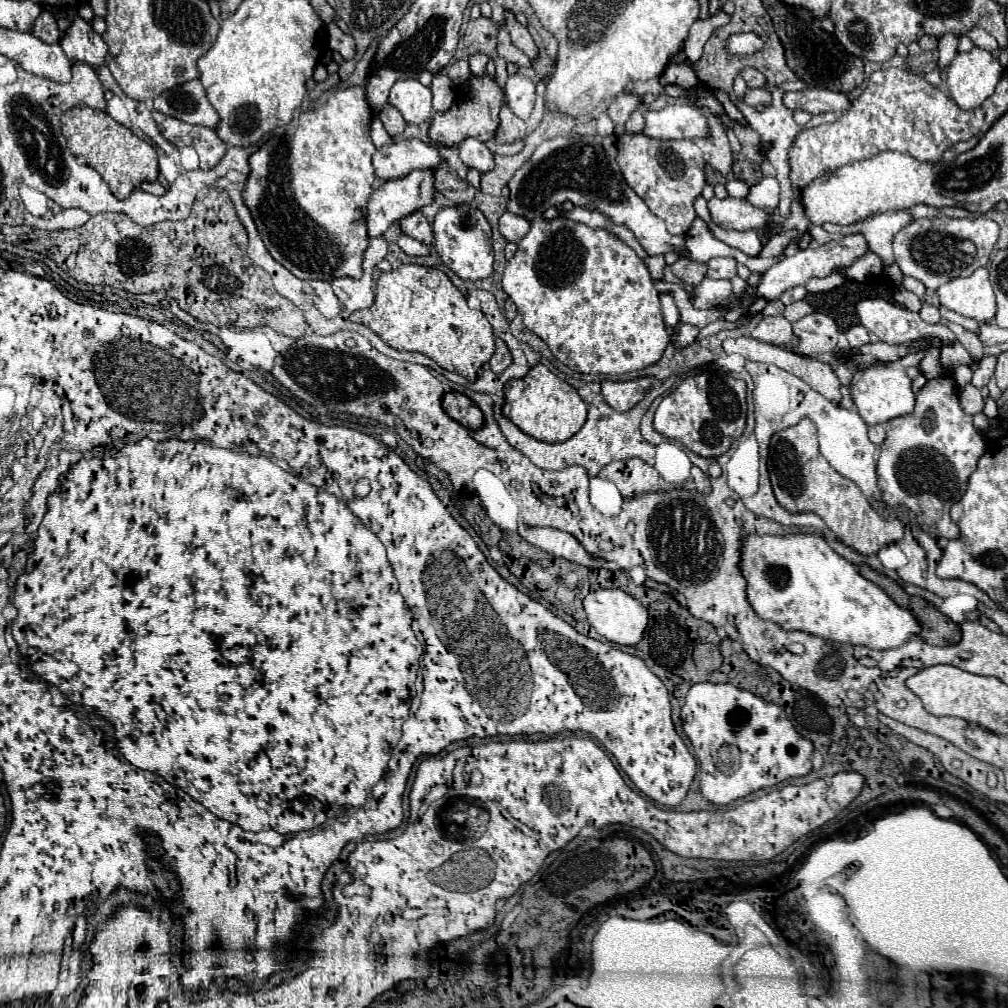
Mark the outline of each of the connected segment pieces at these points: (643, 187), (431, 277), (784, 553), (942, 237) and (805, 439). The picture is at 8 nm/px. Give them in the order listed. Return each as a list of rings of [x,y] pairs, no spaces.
[[[622,134],[616,148],[616,162],[628,186],[644,200],[652,214],[666,222],[670,234],[686,234],[696,220],[694,200],[706,184],[700,148],[692,140],[656,140],[644,134]]]
[[[404,264],[392,272],[382,272],[376,284],[374,304],[366,310],[354,312],[350,320],[368,326],[388,346],[420,352],[444,370],[462,374],[470,382],[476,380],[478,368],[494,354],[490,322],[480,310],[470,310],[466,306],[464,294],[440,268]]]
[[[748,534],[742,538],[740,560],[740,570],[746,578],[746,596],[752,610],[762,620],[772,620],[784,630],[800,630],[834,642],[862,644],[872,650],[896,648],[904,644],[910,636],[920,632],[916,618],[908,610],[900,608],[894,600],[890,600],[882,588],[862,578],[858,574],[858,568],[844,560],[840,554],[836,554],[818,534]]]
[[[920,218],[904,226],[894,240],[894,258],[904,276],[912,276],[920,280],[928,290],[936,290],[958,276],[970,276],[976,268],[986,266],[990,260],[990,252],[998,240],[998,224],[986,218]]]
[[[802,418],[796,426],[780,430],[770,442],[770,482],[774,496],[788,512],[814,512],[846,546],[860,554],[876,554],[882,546],[894,544],[904,536],[900,520],[882,518],[860,492],[860,488],[838,474],[818,450],[816,426],[810,418]]]

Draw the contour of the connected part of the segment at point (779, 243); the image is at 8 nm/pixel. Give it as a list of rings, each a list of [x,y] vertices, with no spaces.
[[[782,232],[782,234],[770,238],[770,240],[762,246],[762,250],[760,250],[758,256],[766,256],[766,258],[770,258],[770,256],[780,256],[782,250],[784,250],[784,246],[790,244],[790,242],[796,242],[796,234],[794,234],[794,232]]]

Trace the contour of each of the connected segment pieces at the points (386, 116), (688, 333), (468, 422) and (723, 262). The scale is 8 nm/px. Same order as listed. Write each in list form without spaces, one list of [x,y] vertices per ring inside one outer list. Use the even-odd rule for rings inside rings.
[[[386,104],[386,106],[382,108],[380,120],[382,120],[386,132],[388,132],[392,138],[394,138],[394,136],[400,136],[400,134],[404,132],[404,128],[406,128],[406,122],[404,122],[402,114],[400,114],[394,106],[390,106],[390,104]]]
[[[680,324],[680,332],[676,336],[676,348],[684,348],[688,344],[692,344],[698,336],[700,328],[692,328],[692,324]]]
[[[448,392],[442,396],[442,408],[444,412],[466,426],[468,430],[478,430],[482,426],[482,412],[480,408],[464,394],[458,392]]]
[[[712,258],[708,262],[708,278],[712,280],[732,280],[736,276],[736,260],[732,258]]]

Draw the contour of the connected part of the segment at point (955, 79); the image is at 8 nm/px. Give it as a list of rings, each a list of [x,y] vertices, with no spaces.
[[[974,46],[970,52],[956,54],[948,66],[946,82],[952,100],[964,110],[974,110],[992,96],[1000,76],[1002,66],[998,58]]]

